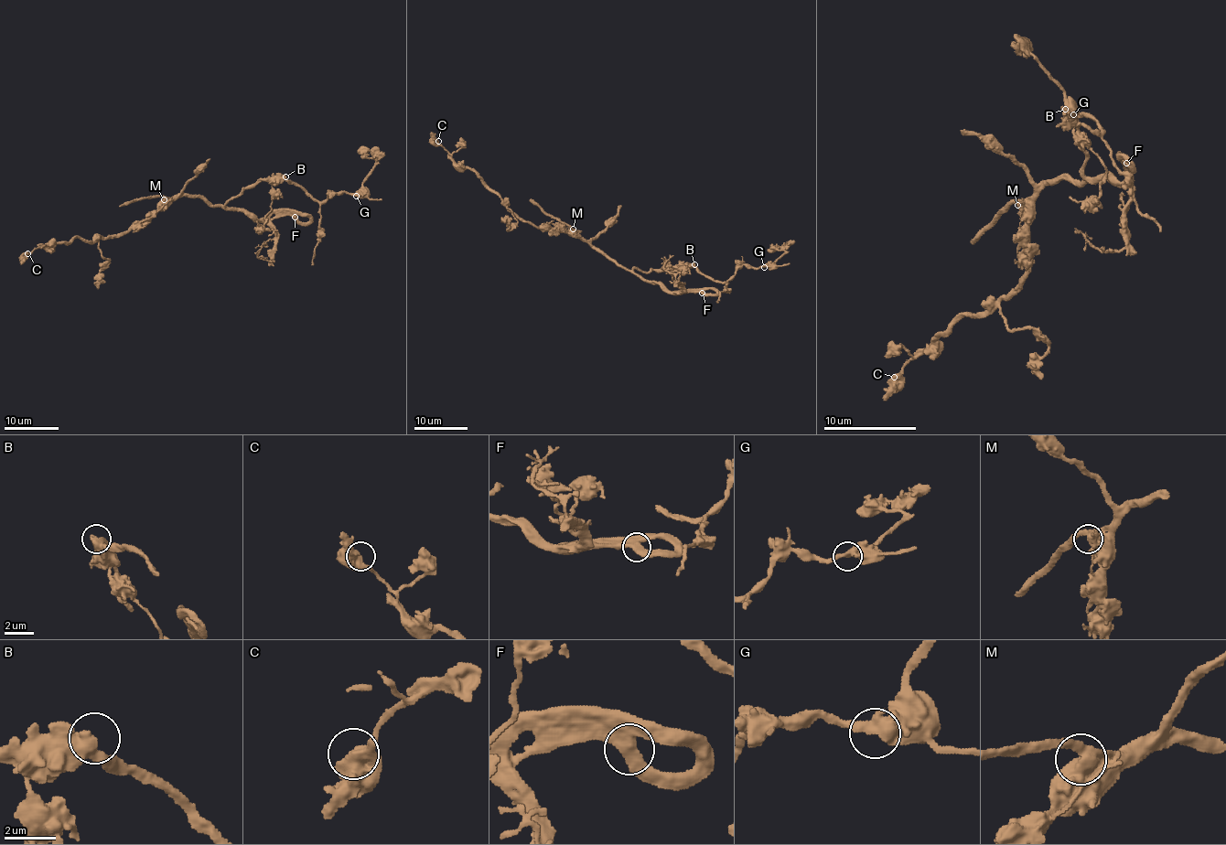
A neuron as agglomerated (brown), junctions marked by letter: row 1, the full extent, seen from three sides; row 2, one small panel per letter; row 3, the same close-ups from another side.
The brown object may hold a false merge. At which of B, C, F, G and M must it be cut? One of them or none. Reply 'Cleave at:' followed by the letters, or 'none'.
Cleave at: none

